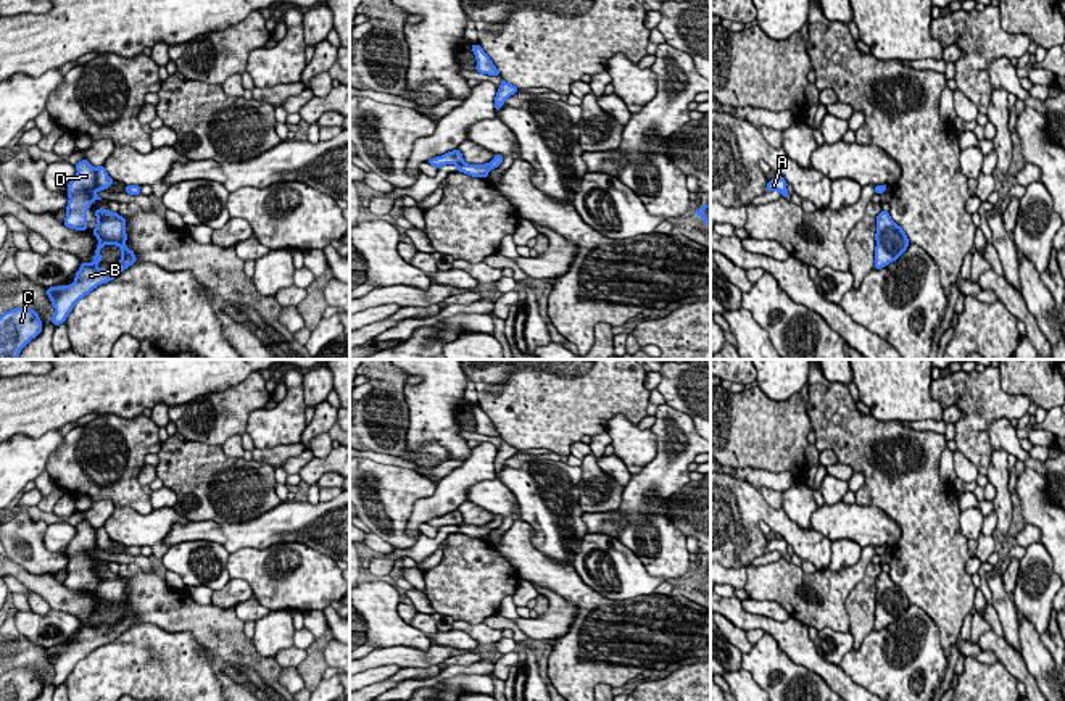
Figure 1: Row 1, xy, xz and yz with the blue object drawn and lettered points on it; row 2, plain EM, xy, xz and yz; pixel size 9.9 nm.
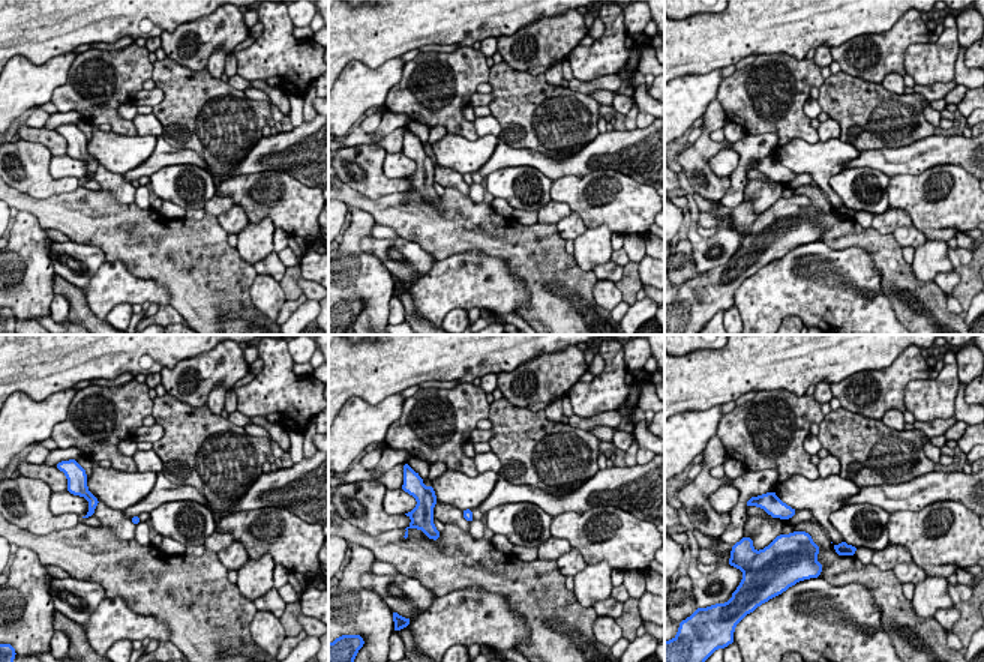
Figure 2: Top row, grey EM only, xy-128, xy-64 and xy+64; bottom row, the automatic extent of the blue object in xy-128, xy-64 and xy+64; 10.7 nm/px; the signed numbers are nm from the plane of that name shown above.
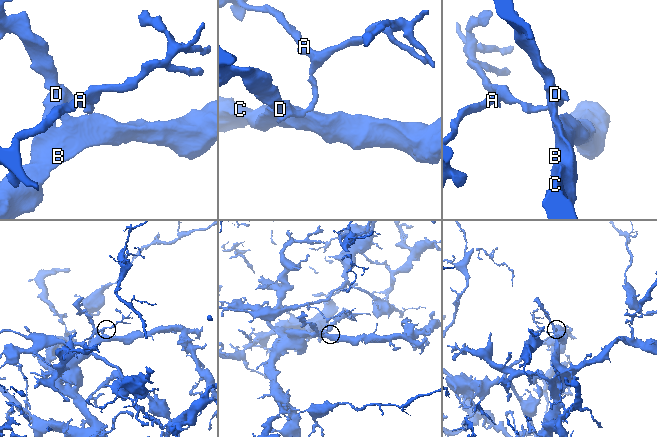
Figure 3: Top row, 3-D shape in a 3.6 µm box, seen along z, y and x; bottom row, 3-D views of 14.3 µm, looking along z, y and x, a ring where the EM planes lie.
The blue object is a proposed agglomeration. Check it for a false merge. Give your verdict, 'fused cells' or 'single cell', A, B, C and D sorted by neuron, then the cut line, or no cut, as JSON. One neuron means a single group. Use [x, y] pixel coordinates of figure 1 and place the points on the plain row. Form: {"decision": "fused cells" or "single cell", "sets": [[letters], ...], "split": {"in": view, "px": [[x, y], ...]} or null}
{"decision": "fused cells", "sets": [["A"], ["B", "C", "D"]], "split": {"in": "xy", "px": [[128, 547], [126, 551]]}}

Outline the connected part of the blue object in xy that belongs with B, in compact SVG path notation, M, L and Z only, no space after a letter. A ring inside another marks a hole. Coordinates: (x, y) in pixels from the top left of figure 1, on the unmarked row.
M95 570L97 587L93 596L98 599L95 617L92 624L82 624L76 633L74 643L61 648L47 649L47 656L53 664L55 675L53 686L63 685L74 666L89 656L93 649L118 638L124 630L132 627L137 619L132 611L126 608L126 580L110 570ZM103 606L118 606L122 609L121 622L111 630L100 630L97 625L103 620L100 611Z

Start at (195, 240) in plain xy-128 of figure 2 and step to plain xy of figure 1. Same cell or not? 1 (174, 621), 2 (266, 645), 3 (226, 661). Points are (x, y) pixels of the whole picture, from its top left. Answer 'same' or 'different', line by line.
1: same
2: different
3: same

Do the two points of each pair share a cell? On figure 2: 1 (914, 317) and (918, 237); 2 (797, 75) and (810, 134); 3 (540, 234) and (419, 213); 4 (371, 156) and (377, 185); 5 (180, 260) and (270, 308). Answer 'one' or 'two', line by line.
1: two
2: one
3: one
4: one
5: two

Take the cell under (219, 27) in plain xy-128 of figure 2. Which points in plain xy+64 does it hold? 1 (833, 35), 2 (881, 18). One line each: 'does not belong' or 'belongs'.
1: does not belong
2: does not belong

